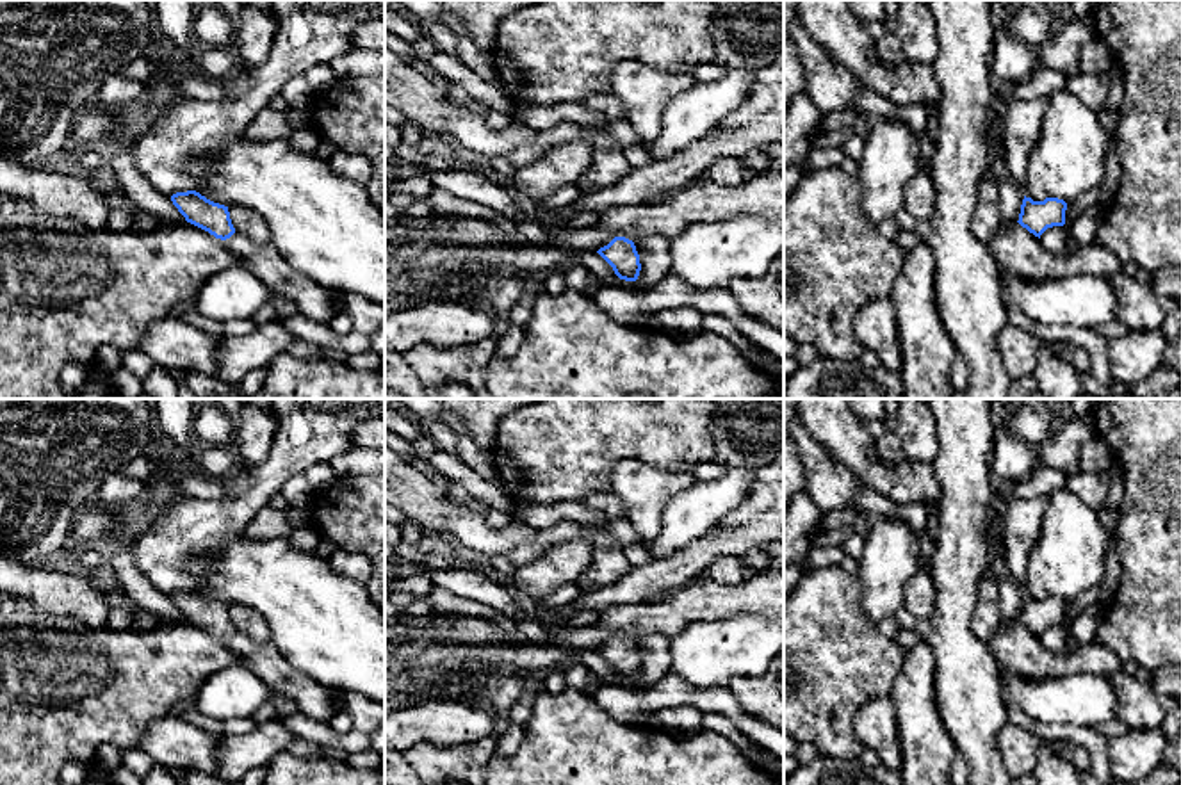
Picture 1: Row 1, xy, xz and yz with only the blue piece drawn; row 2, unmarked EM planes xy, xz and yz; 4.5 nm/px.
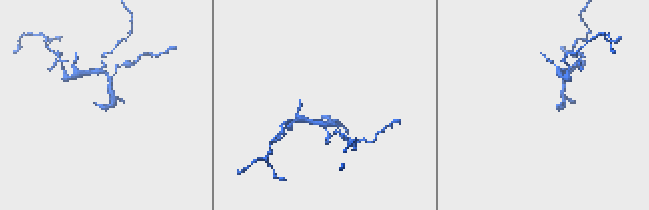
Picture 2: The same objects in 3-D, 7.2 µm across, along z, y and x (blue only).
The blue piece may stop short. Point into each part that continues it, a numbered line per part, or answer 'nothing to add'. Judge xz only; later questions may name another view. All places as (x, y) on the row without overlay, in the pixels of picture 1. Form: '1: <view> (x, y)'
nothing to add

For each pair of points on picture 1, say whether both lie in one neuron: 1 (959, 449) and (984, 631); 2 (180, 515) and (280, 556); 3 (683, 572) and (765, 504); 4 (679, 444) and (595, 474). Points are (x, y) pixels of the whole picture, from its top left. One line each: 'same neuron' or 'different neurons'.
1: different neurons
2: different neurons
3: same neuron
4: same neuron

